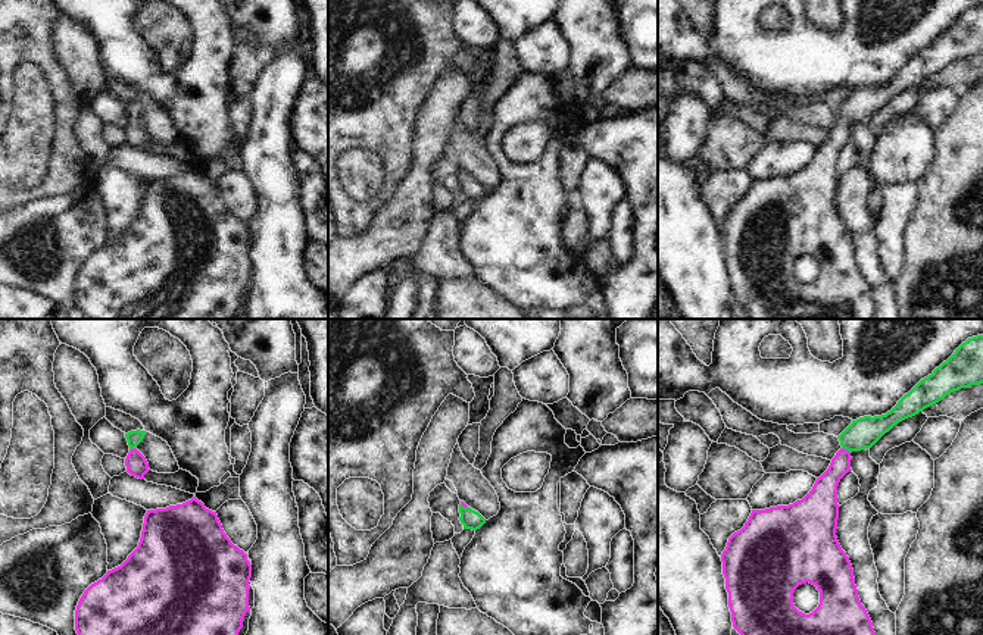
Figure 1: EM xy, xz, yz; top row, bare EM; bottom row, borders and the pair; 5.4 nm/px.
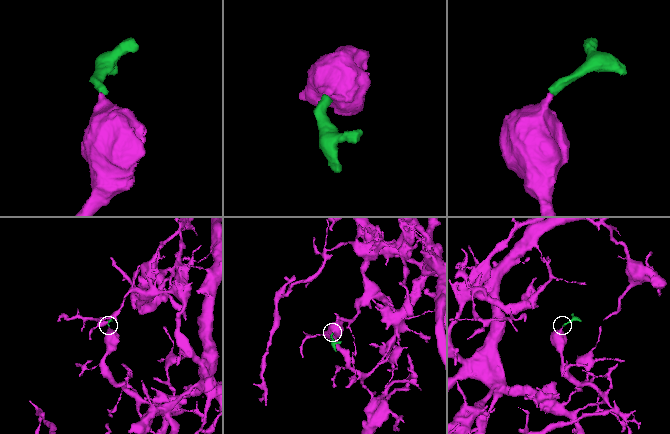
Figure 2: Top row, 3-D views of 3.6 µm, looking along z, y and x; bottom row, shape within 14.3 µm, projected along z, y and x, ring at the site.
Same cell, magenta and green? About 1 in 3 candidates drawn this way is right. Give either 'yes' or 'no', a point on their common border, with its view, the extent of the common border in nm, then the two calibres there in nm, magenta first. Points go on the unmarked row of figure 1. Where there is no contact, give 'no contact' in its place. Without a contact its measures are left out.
yes; contact yz (846, 121); length 60 nm; calibres 140 and 170 nm

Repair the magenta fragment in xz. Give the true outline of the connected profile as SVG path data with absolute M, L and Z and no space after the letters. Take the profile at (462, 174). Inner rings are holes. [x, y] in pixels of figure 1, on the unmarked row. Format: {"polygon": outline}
{"polygon": "M464 172L459 175L459 184L459 191L464 195L464 200L477 201L486 194L486 190L478 182L468 178Z"}

